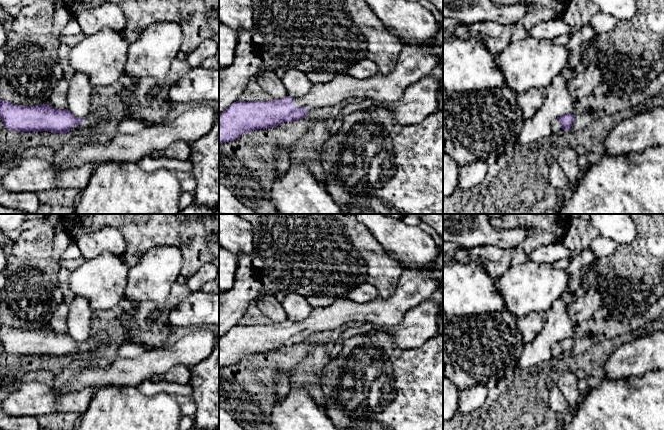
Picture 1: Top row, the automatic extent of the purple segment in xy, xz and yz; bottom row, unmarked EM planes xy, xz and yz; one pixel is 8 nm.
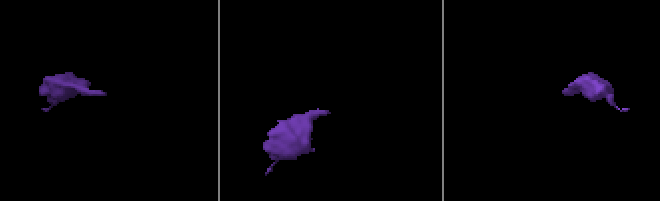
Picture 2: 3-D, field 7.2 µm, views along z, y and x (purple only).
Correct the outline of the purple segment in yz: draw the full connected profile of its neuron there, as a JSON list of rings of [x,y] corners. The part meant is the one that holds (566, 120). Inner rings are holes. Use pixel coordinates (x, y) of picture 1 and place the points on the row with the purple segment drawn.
[[[566,113],[560,117],[557,117],[551,122],[551,131],[554,135],[562,134],[564,131],[570,129],[574,121],[574,114]]]

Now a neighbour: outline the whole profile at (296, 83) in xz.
[[[288,69],[280,72],[280,76],[287,90],[287,96],[293,99],[305,96],[312,86],[306,74],[298,69]]]

